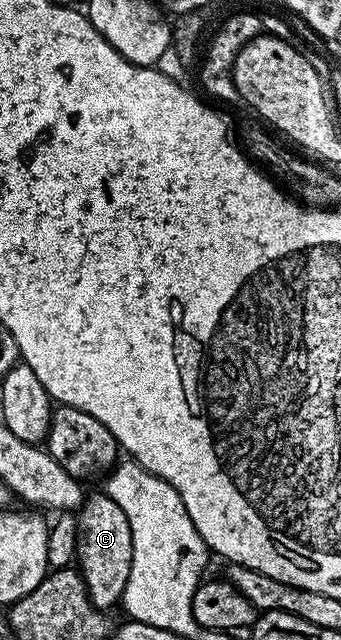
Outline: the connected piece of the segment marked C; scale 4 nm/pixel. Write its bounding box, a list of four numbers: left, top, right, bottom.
[76,491,133,611]

